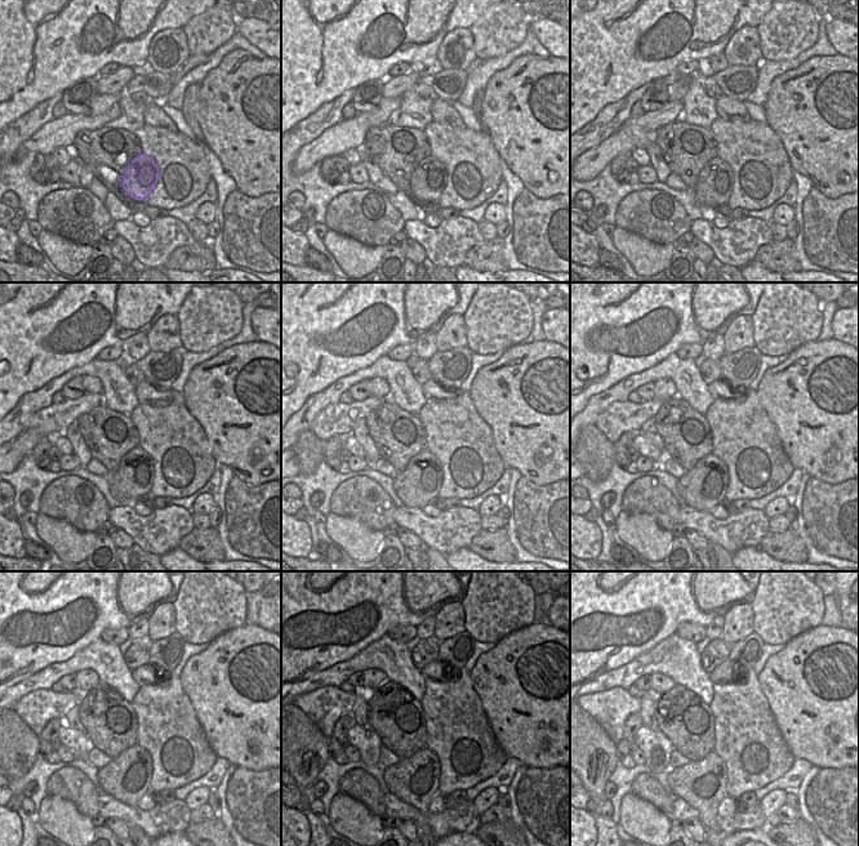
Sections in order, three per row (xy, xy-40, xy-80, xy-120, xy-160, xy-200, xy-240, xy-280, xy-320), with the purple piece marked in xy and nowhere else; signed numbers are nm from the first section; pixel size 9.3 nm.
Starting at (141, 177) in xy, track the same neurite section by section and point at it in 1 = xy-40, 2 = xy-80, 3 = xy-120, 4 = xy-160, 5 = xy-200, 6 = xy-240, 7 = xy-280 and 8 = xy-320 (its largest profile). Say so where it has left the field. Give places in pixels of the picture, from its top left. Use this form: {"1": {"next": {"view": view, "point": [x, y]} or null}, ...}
{"1": {"next": {"view": "xy-40", "point": [428, 179]}}, "2": {"next": {"view": "xy-80", "point": [716, 179]}}, "3": {"next": {"view": "xy-120", "point": [134, 476]}}, "4": {"next": {"view": "xy-160", "point": [419, 482]}}, "5": {"next": {"view": "xy-200", "point": [702, 488]}}, "6": {"next": {"view": "xy-240", "point": [127, 778]}}, "7": {"next": {"view": "xy-280", "point": [414, 780]}}, "8": {"next": {"view": "xy-320", "point": [702, 784]}}}

